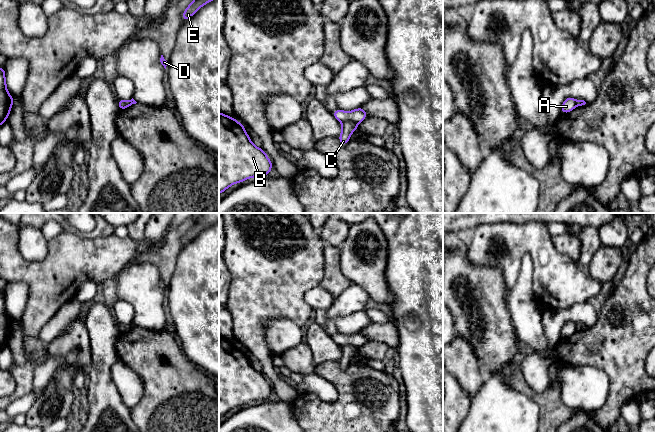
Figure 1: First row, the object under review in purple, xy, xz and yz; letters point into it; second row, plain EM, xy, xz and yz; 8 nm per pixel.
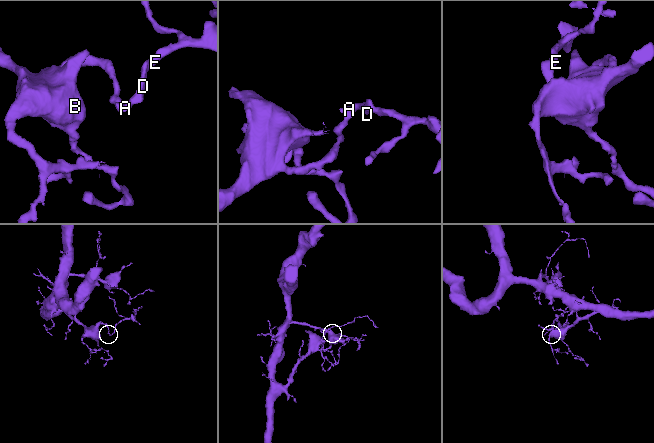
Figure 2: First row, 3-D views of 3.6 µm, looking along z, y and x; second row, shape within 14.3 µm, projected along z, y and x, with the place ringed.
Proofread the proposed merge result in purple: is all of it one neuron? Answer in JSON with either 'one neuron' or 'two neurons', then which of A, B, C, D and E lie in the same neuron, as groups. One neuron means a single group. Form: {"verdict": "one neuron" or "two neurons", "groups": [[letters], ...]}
{"verdict": "two neurons", "groups": [["A", "D", "E"], ["B", "C"]]}

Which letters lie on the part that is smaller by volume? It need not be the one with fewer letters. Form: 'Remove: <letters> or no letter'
Remove: A, D, E

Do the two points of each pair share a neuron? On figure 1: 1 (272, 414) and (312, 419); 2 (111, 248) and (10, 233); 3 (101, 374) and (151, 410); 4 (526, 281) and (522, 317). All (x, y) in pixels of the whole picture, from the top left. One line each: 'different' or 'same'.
1: different
2: same
3: different
4: same

